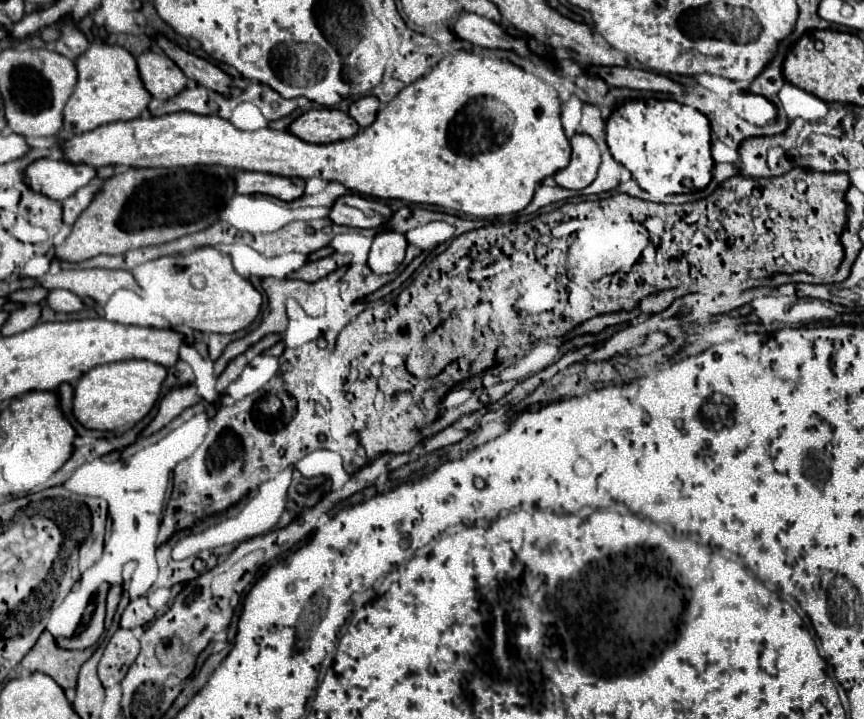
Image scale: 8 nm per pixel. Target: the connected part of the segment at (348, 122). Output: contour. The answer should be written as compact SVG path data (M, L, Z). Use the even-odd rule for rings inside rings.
M313 108L301 114L297 120L291 122L289 132L295 134L297 138L311 142L311 144L327 144L327 142L337 142L337 140L347 140L355 136L359 130L357 122L333 108Z

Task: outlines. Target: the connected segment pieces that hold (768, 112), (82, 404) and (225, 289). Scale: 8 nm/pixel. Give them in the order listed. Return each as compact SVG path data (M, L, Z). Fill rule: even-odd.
M741 94L741 108L737 108L737 102L733 96L731 108L739 118L743 118L751 124L757 124L757 126L761 126L777 116L777 108L771 102L767 102L763 96L755 96L755 94Z
M127 360L95 366L75 384L73 416L89 430L122 434L149 414L153 404L160 398L161 382L165 374L165 366L147 360Z
M197 250L195 254L191 254L189 270L185 268L185 262L181 264L179 262L175 264L175 262L177 260L173 260L173 256L167 256L153 262L145 262L131 270L135 280L139 282L141 298L145 298L153 306L153 310L163 314L171 324L185 324L203 334L209 334L209 332L233 334L237 330L247 328L257 318L263 298L249 284L249 280L233 272L229 260L223 258L221 262L221 258L215 252L209 250L205 254L205 250ZM189 276L191 276L191 284L203 290L195 290L189 284Z

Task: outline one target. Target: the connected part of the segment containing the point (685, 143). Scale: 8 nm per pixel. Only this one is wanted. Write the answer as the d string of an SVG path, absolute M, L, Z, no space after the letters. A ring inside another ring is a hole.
M629 100L607 118L607 146L637 184L649 194L695 192L709 184L713 158L709 152L711 126L705 114L675 100Z

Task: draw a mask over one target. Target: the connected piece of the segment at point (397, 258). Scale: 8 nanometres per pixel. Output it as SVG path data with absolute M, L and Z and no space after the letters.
M383 230L373 238L367 264L375 274L395 272L405 258L405 248L407 248L405 234L395 230Z

